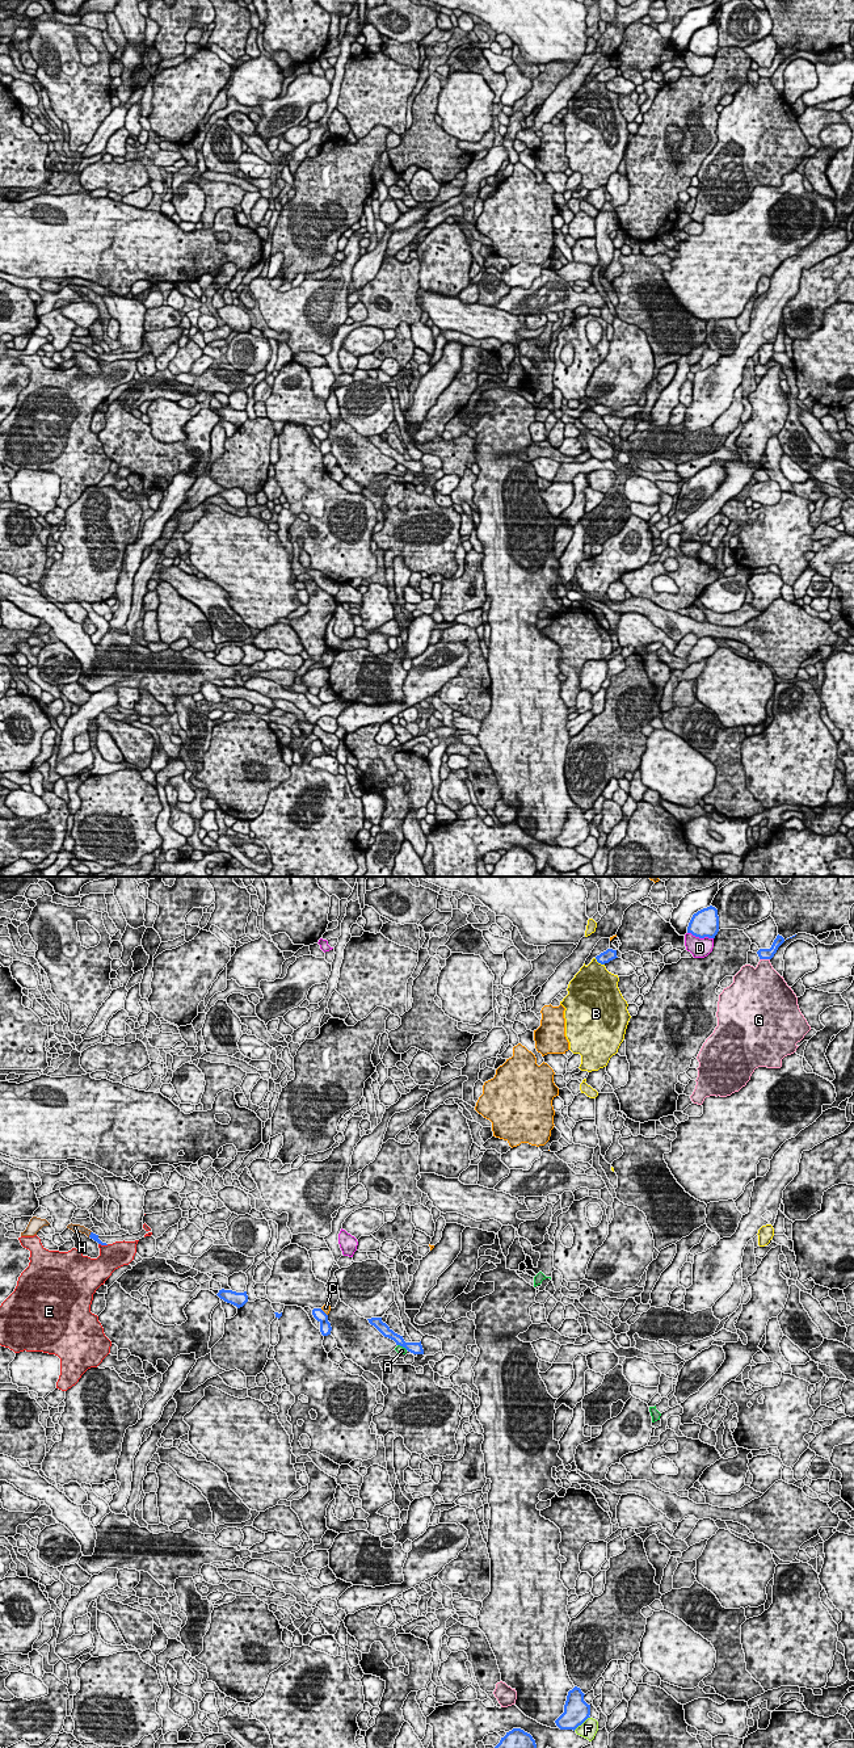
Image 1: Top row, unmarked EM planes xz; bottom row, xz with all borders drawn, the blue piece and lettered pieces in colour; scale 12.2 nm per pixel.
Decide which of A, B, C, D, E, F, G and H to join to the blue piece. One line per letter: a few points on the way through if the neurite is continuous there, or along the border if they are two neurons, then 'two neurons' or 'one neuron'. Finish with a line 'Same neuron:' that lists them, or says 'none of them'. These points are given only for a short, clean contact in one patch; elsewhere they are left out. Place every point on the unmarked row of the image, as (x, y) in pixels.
A: two neurons
B: two neurons
C: two neurons
D: two neurons
E: two neurons
F: along xz (589, 835), (573, 848) | two neurons
G: two neurons
H: across xz (92, 353), (91, 352), (75, 345) | one neuron
Same neuron: H

